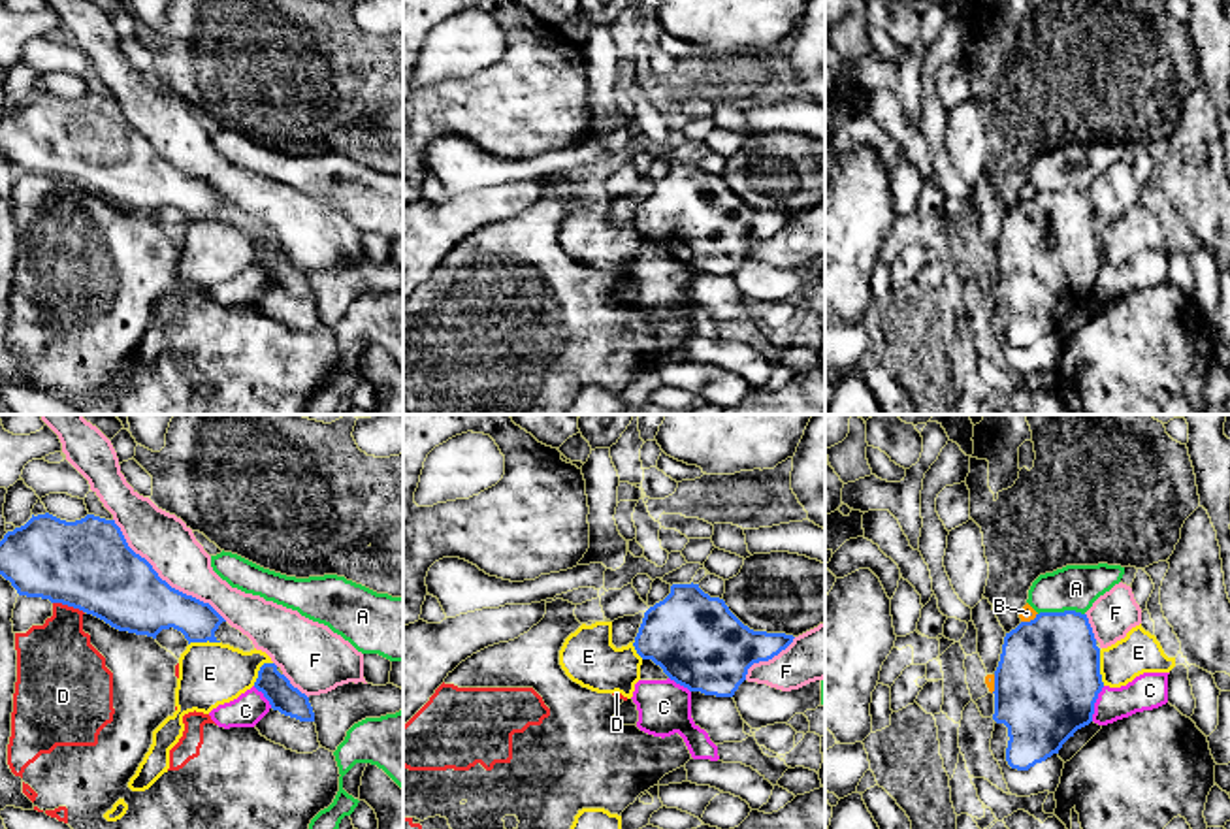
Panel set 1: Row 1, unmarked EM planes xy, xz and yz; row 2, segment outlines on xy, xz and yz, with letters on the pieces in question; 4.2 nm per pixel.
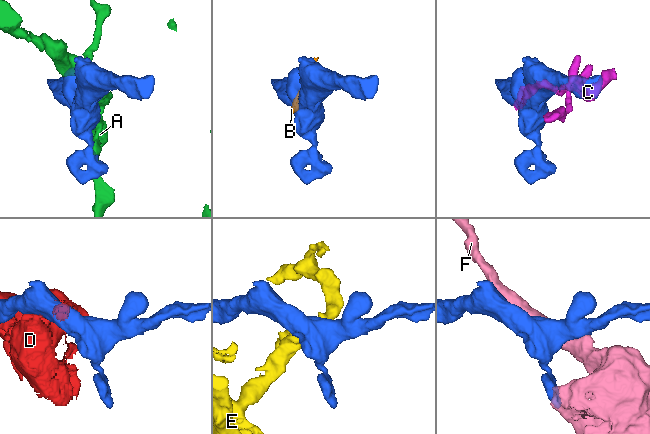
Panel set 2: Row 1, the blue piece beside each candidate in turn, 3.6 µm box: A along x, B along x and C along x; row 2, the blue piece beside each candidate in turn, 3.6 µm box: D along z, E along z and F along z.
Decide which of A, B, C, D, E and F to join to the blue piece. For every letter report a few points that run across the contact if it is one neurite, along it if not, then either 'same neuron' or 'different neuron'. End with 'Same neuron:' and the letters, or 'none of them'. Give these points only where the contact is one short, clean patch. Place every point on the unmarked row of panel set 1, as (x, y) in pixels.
A: different neuron
B: different neuron
C: yz (1104, 264), (1091, 298) | different neuron
D: different neuron
E: different neuron
F: different neuron
Same neuron: none of them

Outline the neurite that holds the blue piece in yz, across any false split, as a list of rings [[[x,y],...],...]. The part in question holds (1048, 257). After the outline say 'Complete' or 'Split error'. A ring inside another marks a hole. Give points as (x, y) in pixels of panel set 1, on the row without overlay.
[[[1076,188],[1040,190],[1006,211],[995,249],[996,301],[1008,305],[1006,339],[1028,349],[1059,332],[1074,311],[1092,300],[1094,281],[1102,269],[1100,226],[1087,192]]]. Complete

